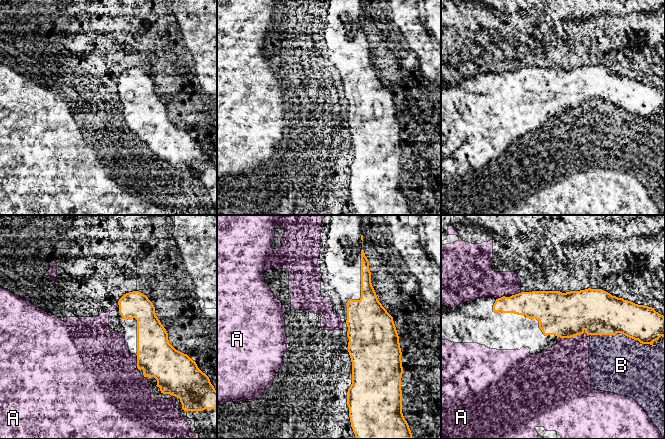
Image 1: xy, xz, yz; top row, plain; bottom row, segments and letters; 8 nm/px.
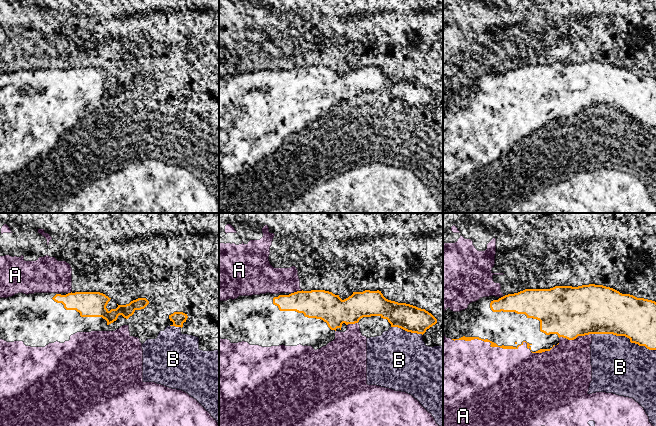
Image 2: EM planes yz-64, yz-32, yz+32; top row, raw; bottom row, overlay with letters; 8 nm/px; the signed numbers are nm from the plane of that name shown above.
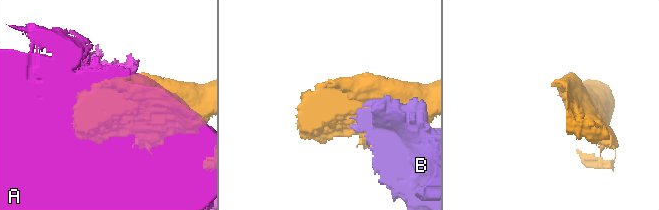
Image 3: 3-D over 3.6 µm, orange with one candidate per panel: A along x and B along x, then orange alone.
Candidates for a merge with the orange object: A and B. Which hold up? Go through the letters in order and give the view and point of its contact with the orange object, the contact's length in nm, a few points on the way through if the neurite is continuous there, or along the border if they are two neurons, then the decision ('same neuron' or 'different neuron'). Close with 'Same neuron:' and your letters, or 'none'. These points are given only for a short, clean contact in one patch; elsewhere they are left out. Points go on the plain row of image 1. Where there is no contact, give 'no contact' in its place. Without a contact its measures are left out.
A: contact yz (573, 112); length 260 nm; different neuron
B: contact yz (623, 110); length 550 nm; same neuron
Same neuron: B

